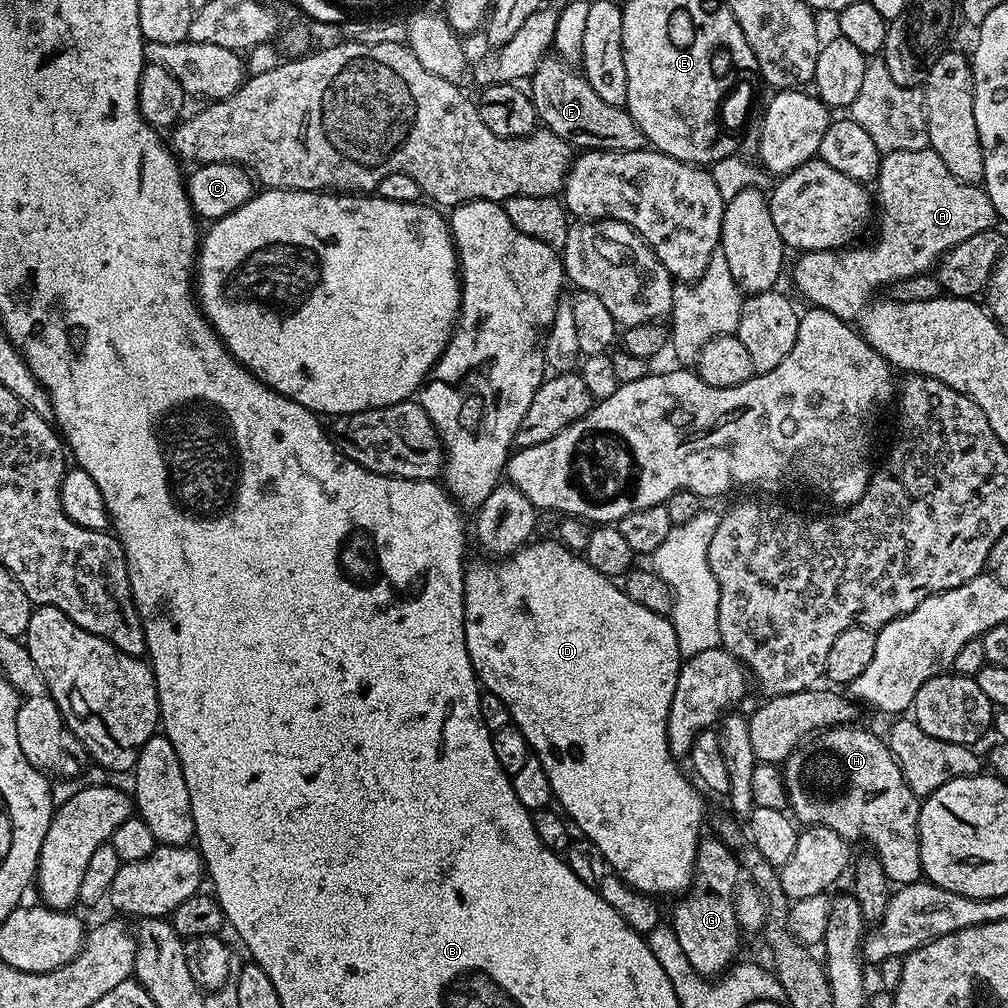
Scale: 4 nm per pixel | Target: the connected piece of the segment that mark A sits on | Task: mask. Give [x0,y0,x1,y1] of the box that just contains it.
[792,147,998,322]

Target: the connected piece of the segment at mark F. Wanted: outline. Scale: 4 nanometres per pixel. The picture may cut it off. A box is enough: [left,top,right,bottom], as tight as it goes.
[530,54,646,152]

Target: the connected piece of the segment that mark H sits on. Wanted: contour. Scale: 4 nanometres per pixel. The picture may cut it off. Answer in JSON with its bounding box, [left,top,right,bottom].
[783,726,924,885]

